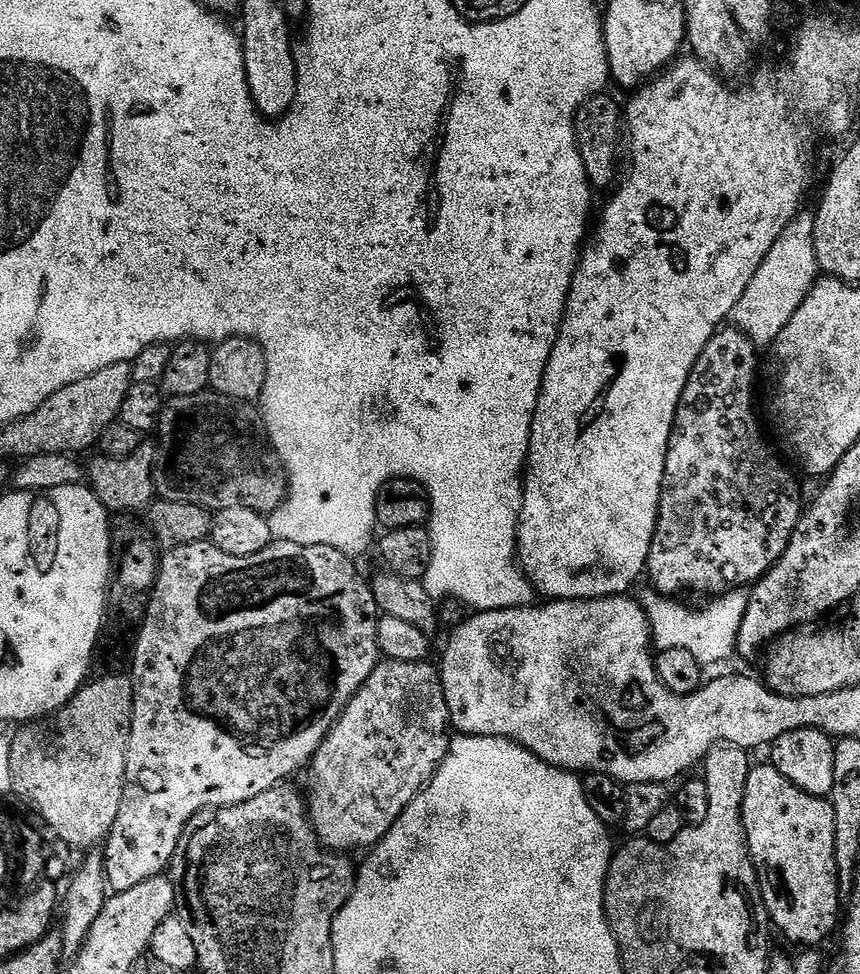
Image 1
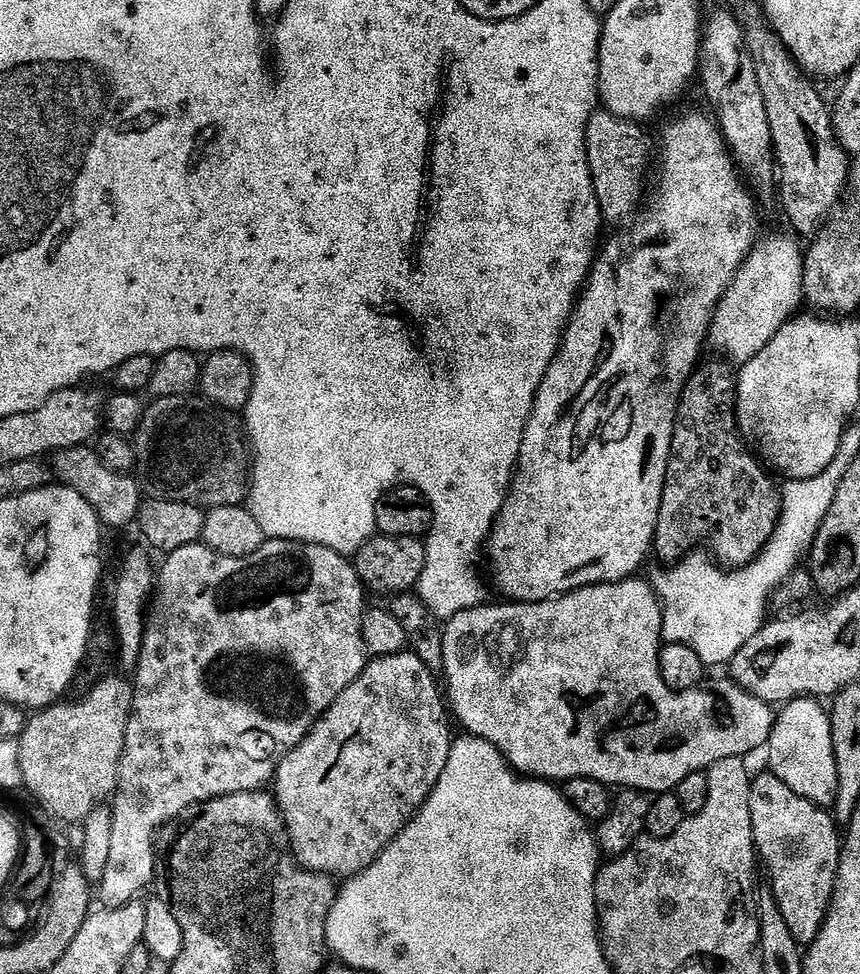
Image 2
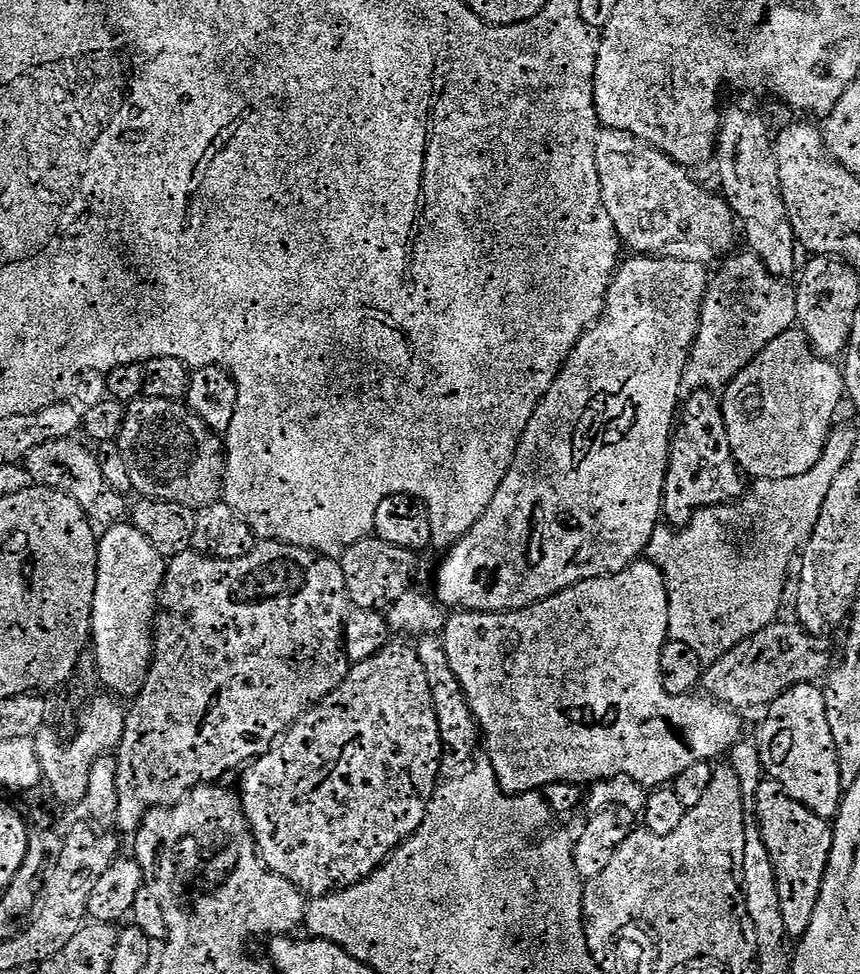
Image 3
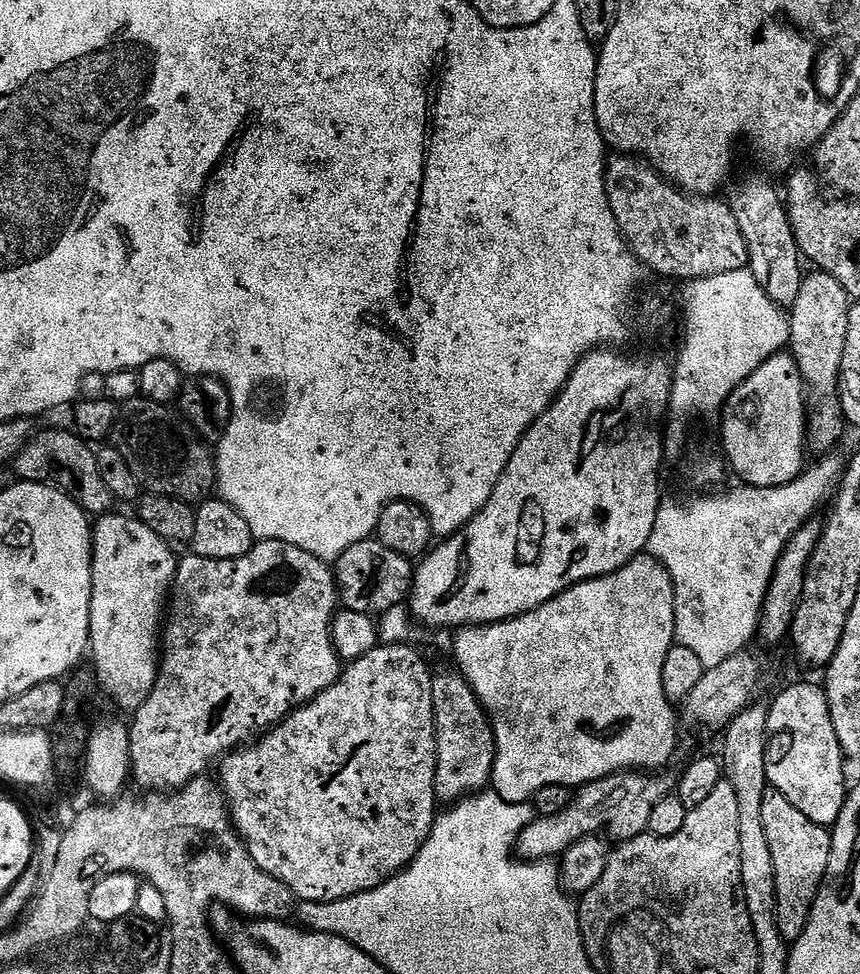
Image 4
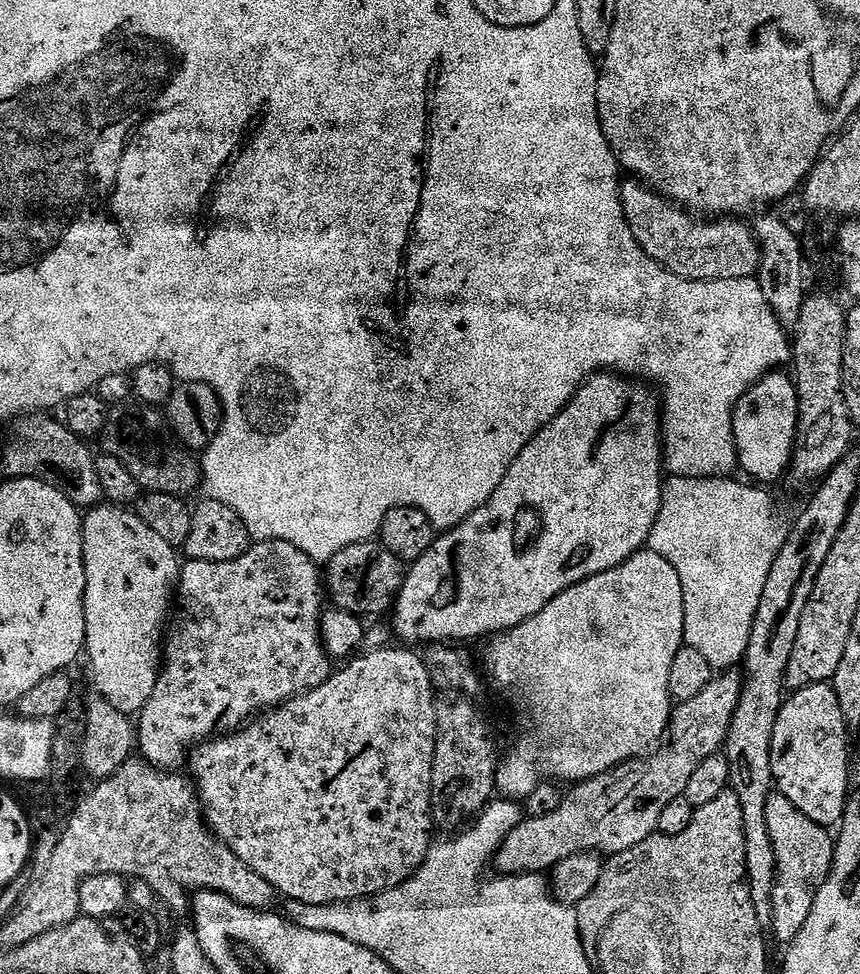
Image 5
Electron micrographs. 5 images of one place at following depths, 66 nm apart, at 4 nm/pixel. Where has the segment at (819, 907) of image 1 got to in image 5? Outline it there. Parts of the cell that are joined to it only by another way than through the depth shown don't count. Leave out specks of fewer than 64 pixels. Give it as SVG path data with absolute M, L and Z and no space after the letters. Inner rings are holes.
M777 791L766 798L766 826L770 826L770 842L774 846L776 859L770 932L784 946L788 946L800 937L802 926L806 926L806 918L810 918L810 910L814 910L814 898L818 898L818 890L822 890L832 869L836 845L833 833L831 836L828 833L831 831L825 825L810 822L810 818L806 818L806 814L802 814L802 810L790 802L790 798Z

